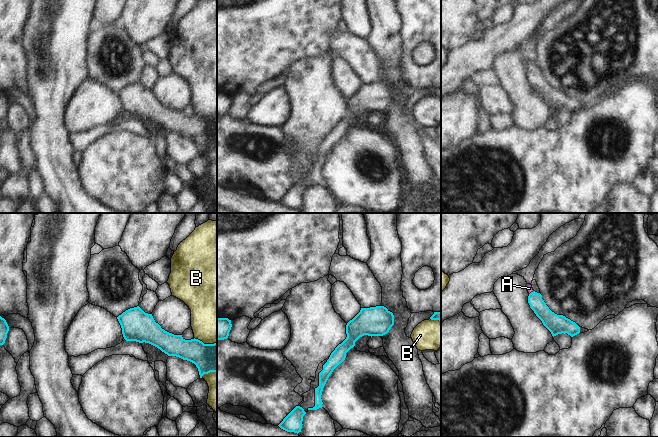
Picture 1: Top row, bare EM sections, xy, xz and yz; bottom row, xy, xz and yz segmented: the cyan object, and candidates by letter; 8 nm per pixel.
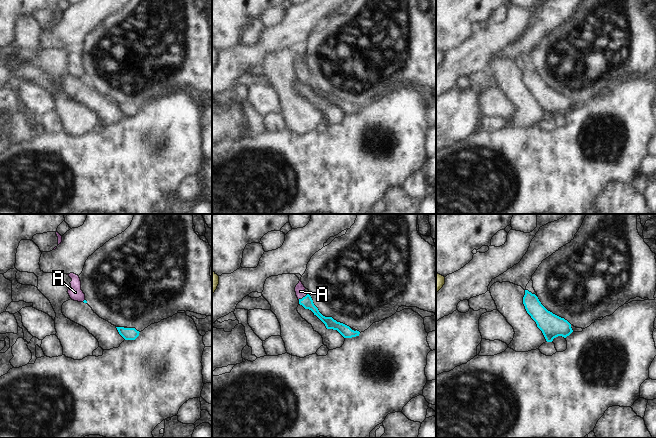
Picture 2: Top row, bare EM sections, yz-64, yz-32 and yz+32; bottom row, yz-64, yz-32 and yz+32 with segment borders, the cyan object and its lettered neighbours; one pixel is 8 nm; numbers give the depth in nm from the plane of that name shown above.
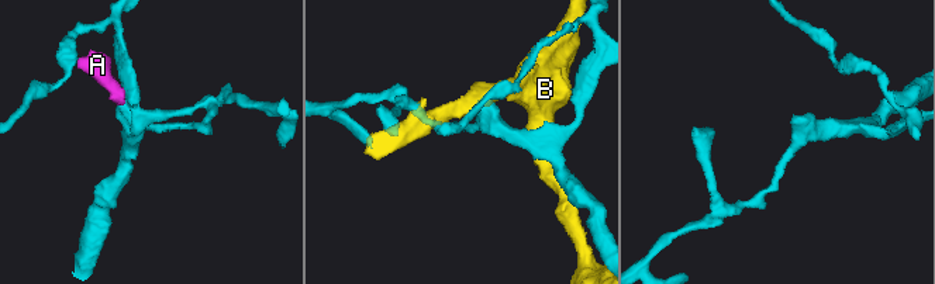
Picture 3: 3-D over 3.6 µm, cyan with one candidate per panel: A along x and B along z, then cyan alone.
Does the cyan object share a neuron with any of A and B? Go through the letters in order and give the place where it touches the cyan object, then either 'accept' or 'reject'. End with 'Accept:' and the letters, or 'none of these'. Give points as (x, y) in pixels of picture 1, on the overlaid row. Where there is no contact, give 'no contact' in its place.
A: contact yz (531, 292); accept
B: contact xy (205, 344); reject
Accept: A

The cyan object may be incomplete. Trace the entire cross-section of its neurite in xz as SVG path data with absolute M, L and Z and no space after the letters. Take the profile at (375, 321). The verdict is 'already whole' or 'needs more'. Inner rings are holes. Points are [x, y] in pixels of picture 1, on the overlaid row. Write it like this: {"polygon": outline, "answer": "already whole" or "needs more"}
{"polygon": "M384 306L361 308L360 312L346 325L346 339L331 353L323 370L319 373L319 386L315 388L315 406L308 410L322 408L322 391L333 370L341 364L346 353L355 346L355 342L362 336L383 336L394 325L394 315Z", "answer": "already whole"}

